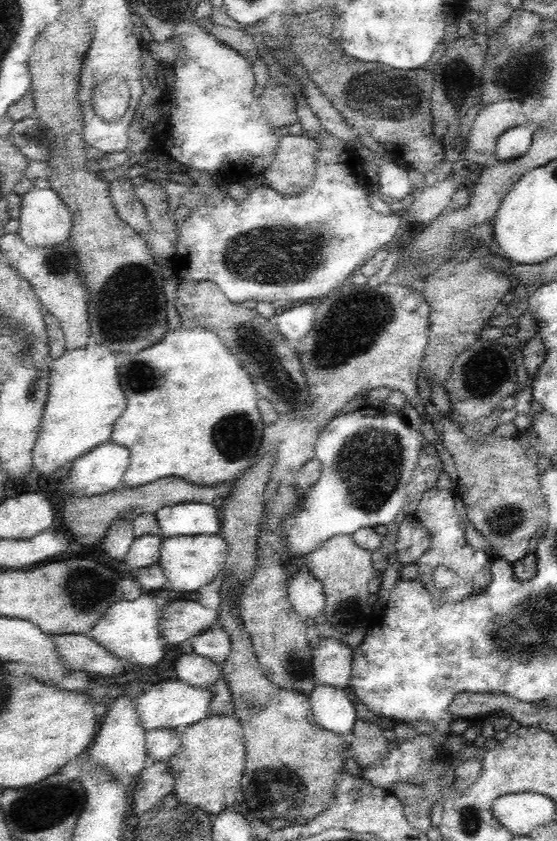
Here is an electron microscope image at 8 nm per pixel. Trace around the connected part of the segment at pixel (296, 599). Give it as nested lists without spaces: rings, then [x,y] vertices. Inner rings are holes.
[[[306,569],[291,576],[287,588],[288,599],[303,621],[307,618],[322,619],[325,596],[322,583]]]

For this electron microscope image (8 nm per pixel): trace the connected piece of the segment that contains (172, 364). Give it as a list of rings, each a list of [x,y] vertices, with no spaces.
[[[204,328],[170,330],[164,336],[164,340],[160,340],[158,344],[154,344],[154,346],[150,346],[146,350],[140,350],[136,354],[132,354],[130,358],[124,358],[124,360],[122,360],[121,356],[119,362],[117,373],[120,386],[124,390],[126,398],[128,398],[128,408],[116,420],[110,442],[128,448],[128,451],[130,451],[130,462],[123,476],[122,486],[136,488],[158,479],[164,479],[166,476],[180,476],[180,478],[184,478],[187,482],[206,487],[222,485],[224,483],[229,484],[235,479],[234,476],[237,477],[242,471],[250,468],[250,465],[256,462],[256,456],[263,440],[263,431],[265,428],[258,408],[260,396],[255,389],[254,381],[244,372],[244,368],[238,364],[238,359],[234,360],[234,356],[230,354],[230,350],[218,340],[216,334],[212,334],[212,332],[204,330]]]

